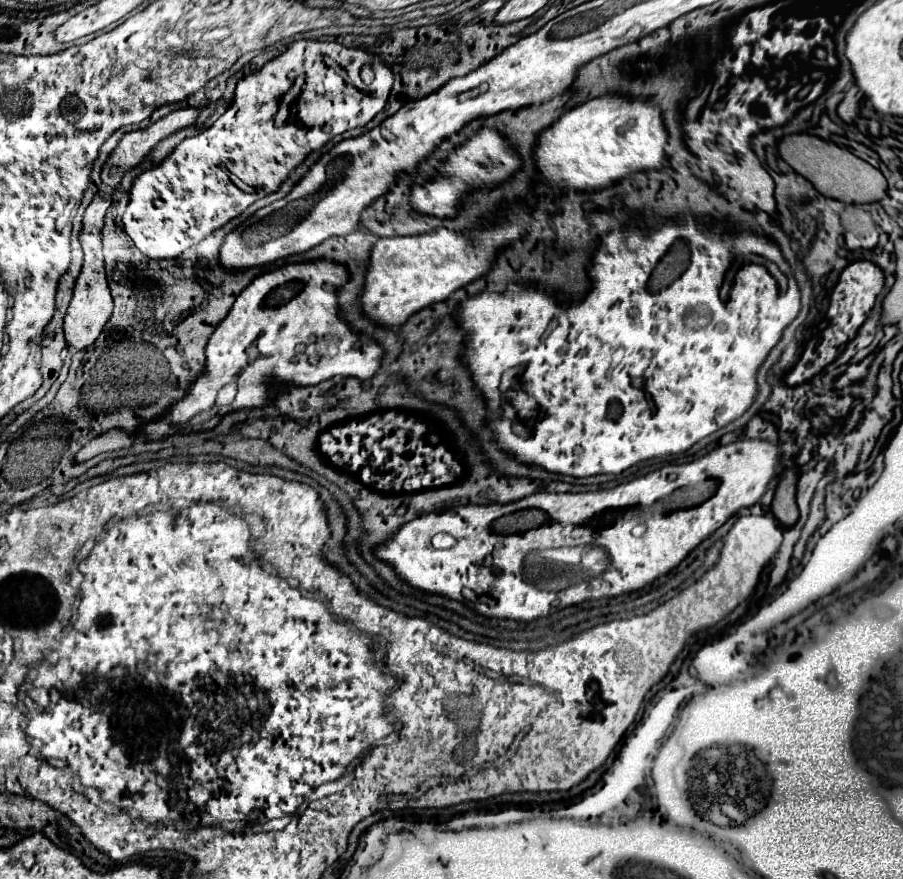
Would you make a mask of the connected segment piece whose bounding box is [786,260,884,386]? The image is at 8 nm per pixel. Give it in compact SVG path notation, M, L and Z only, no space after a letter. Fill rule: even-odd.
M856 260L840 274L840 280L834 286L832 296L830 296L828 318L832 318L832 320L830 320L828 328L822 334L818 334L816 338L812 336L812 340L808 342L808 346L806 346L802 358L798 360L798 364L786 374L786 384L788 386L802 384L802 382L810 380L812 376L820 374L830 362L834 362L844 352L846 344L856 336L858 328L870 316L882 288L884 288L884 272L882 272L880 266L876 266L870 260Z

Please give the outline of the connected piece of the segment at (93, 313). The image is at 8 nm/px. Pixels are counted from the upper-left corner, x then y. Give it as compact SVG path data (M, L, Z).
M86 218L86 226L80 232L80 244L84 248L84 264L82 264L82 272L76 280L72 300L70 300L66 318L64 318L64 338L66 338L66 346L70 350L88 348L100 336L104 324L112 316L112 296L108 290L108 280L106 280L106 270L104 270L100 232L102 232L102 220Z

